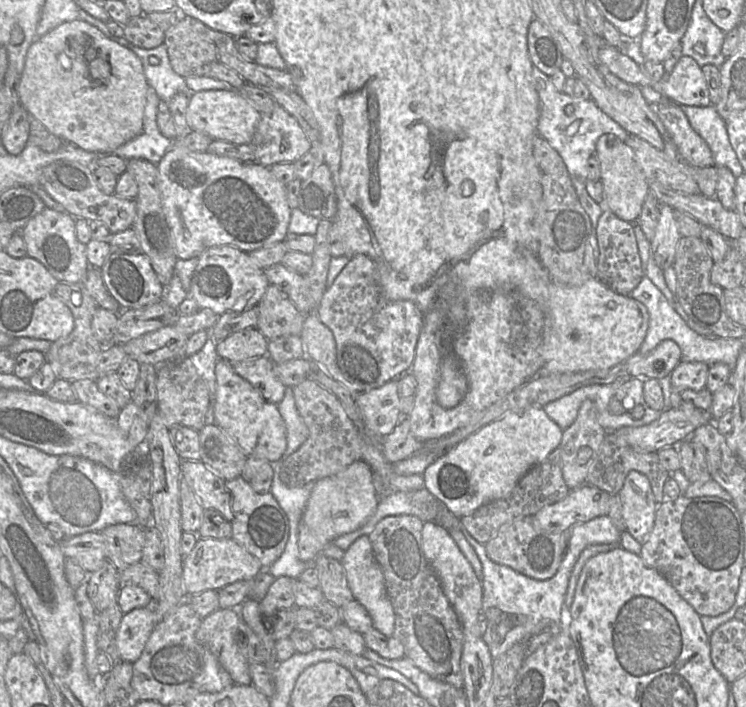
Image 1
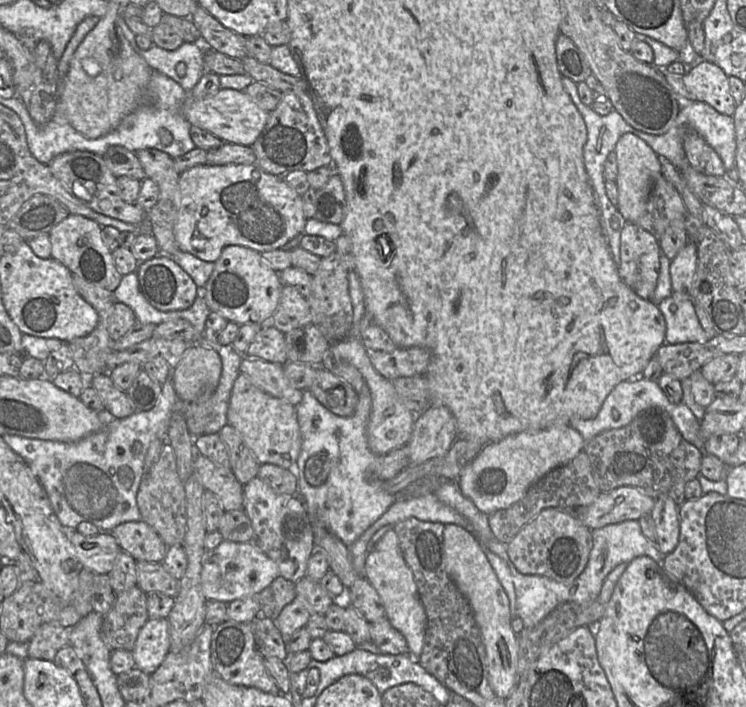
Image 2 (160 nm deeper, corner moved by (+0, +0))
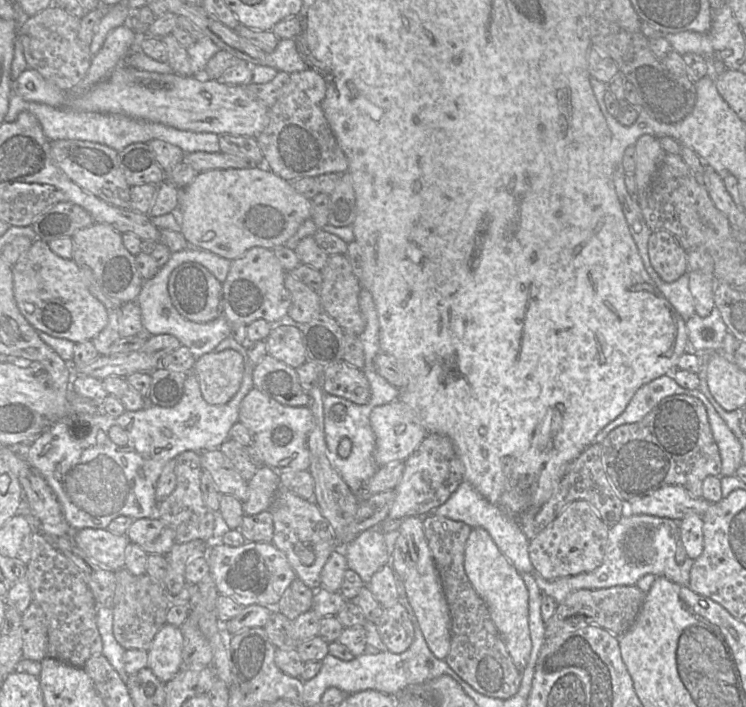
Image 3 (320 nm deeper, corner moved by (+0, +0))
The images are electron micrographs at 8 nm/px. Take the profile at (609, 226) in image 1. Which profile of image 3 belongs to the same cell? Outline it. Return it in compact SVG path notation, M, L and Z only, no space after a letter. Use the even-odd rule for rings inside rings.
M667 231L651 233L648 254L652 268L664 282L676 281L688 272L687 251Z

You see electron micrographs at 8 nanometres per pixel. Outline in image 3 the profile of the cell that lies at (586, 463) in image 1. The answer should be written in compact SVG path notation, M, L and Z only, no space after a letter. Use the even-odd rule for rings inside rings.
M690 395L664 398L642 421L613 429L601 445L605 471L623 501L648 496L669 486L682 486L693 497L701 497L704 479L721 475L721 456L706 406Z

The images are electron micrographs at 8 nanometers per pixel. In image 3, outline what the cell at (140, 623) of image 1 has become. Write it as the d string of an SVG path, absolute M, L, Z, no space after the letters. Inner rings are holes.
M164 625L147 651L147 668L163 683L167 683L183 668L183 635L180 628Z

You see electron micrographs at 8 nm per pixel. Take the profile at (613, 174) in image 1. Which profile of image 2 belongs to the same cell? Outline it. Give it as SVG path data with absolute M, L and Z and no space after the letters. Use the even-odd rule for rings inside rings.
M631 133L623 134L613 151L616 154L618 166L615 179L618 196L615 205L627 222L636 223L645 209L654 180L661 175L661 162L659 156L644 140Z

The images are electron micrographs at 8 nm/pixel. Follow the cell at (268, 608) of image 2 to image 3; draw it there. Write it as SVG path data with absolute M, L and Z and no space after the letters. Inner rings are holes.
M296 578L283 593L275 611L294 620L300 614L312 610L314 593L314 590Z

